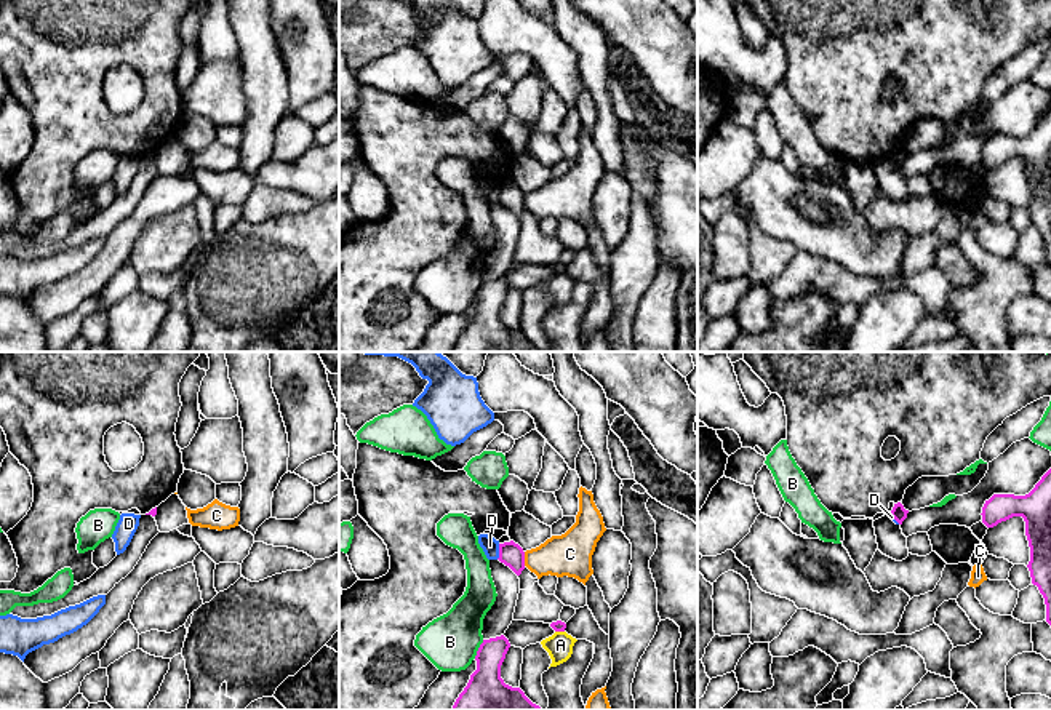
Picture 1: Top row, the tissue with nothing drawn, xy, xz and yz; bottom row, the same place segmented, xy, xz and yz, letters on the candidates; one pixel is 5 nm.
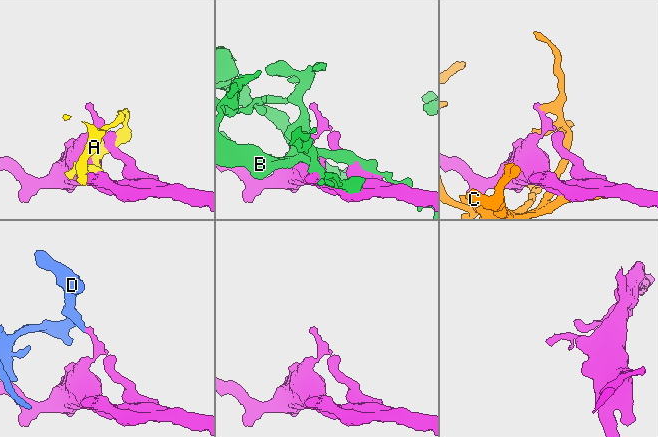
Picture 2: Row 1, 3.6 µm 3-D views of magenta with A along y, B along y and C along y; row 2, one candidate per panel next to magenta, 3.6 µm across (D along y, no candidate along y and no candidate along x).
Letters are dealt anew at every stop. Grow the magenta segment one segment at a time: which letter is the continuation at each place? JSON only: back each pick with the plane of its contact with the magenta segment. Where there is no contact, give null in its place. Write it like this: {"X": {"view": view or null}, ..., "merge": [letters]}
{"merge": []}

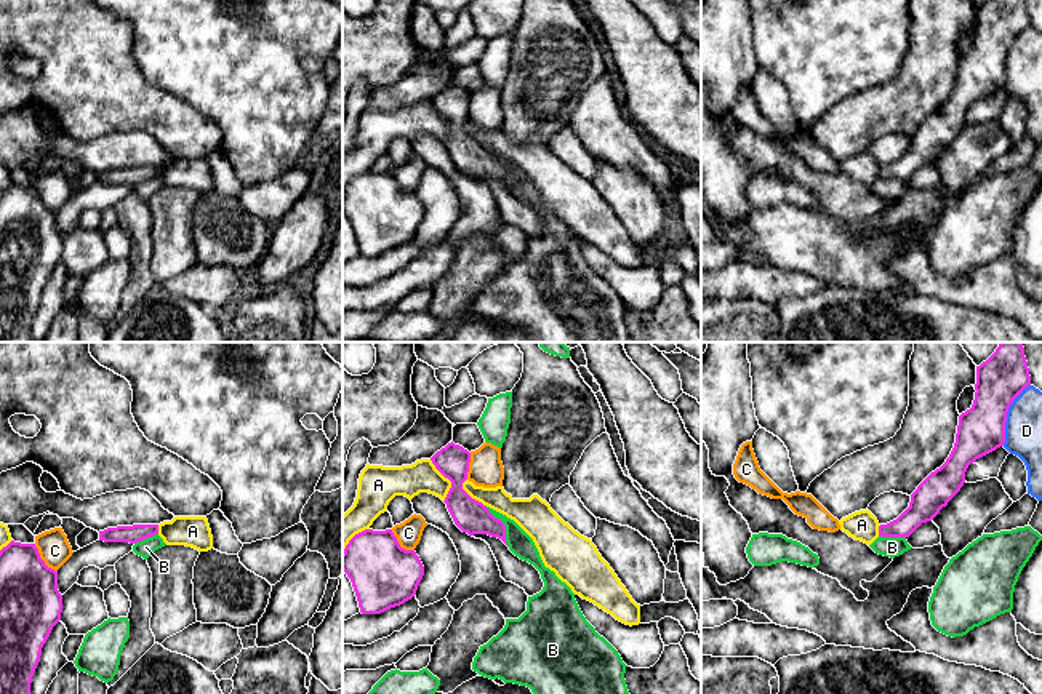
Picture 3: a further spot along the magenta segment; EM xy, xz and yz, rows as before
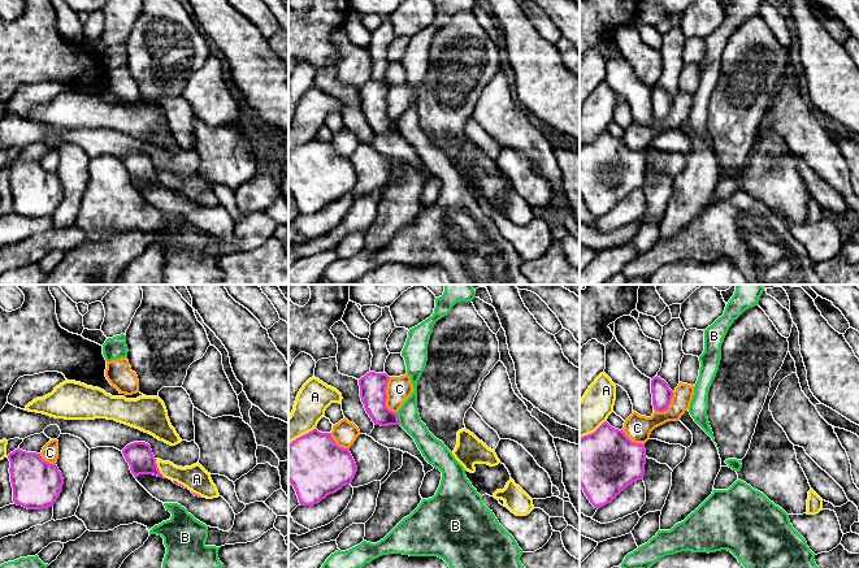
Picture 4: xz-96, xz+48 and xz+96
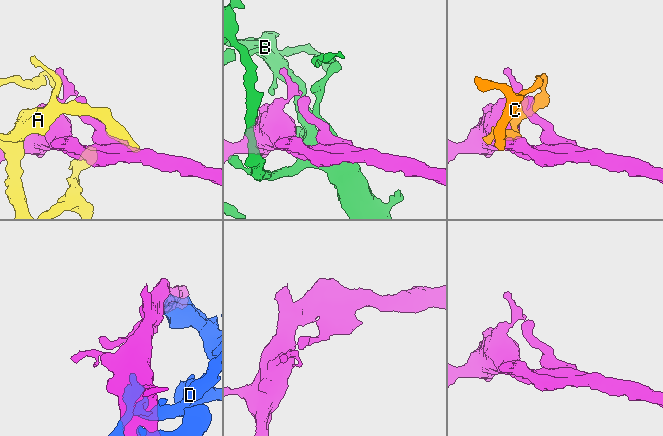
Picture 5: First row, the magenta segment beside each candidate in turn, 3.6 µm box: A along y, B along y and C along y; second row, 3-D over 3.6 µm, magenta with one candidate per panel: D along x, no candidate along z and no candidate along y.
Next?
{"merge": []}

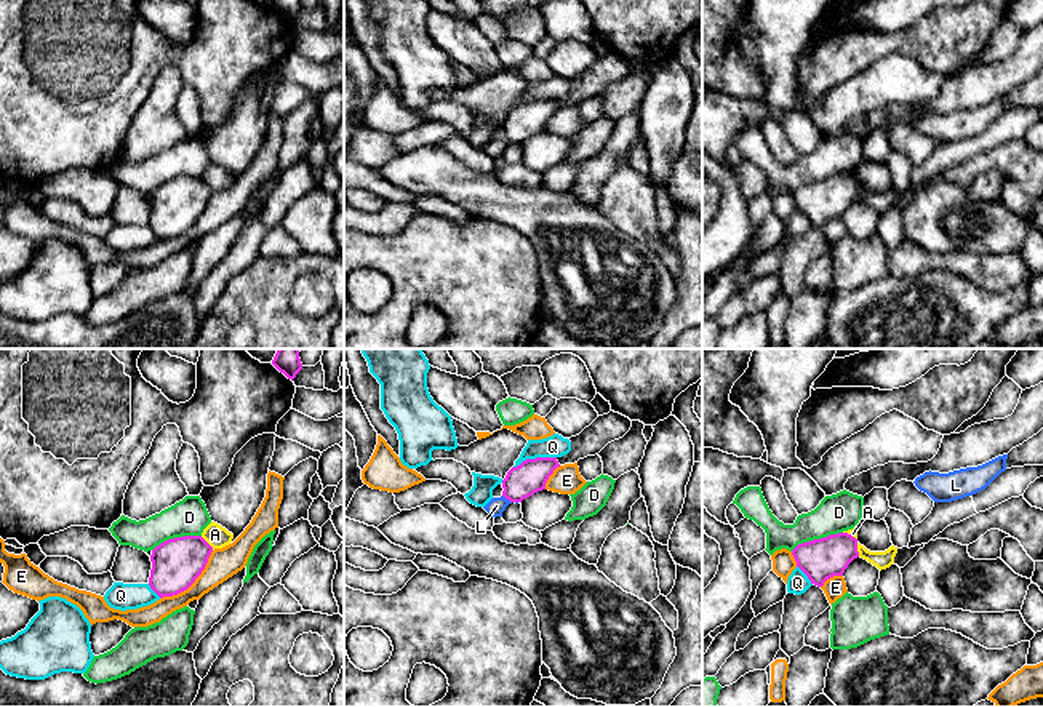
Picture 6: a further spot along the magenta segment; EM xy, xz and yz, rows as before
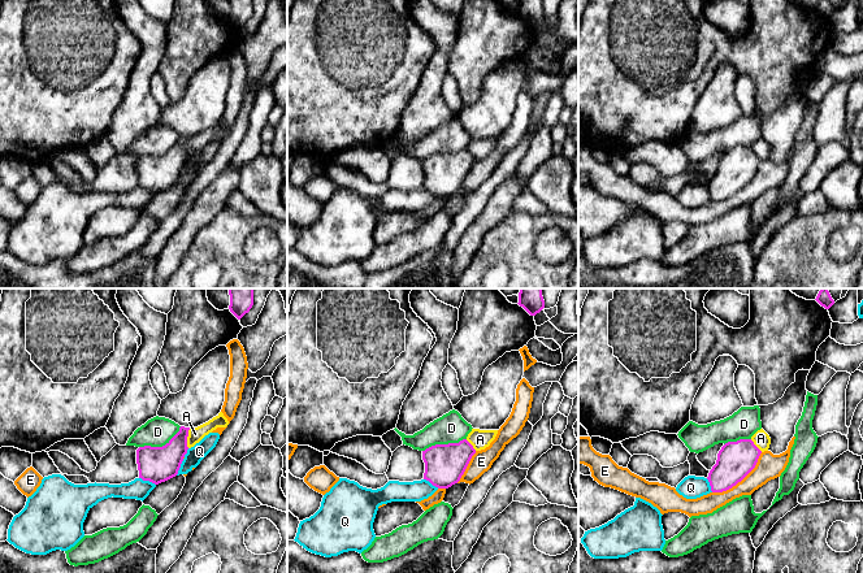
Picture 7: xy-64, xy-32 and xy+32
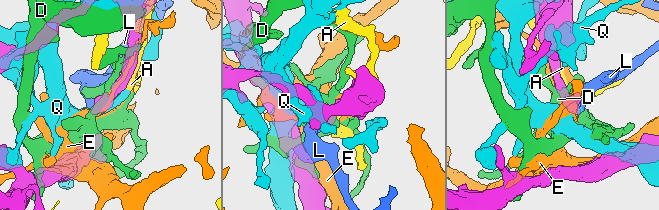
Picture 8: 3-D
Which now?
{"L": {"view": "xz"}, "merge": ["L"]}

